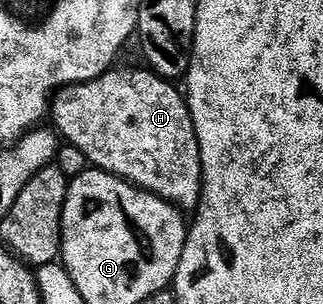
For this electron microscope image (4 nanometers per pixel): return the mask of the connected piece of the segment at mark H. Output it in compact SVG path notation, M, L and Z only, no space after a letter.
M148 71L141 76L112 74L87 86L67 89L60 108L60 132L92 163L89 165L93 169L126 178L136 176L136 180L145 180L159 190L160 172L164 176L201 172L200 143L181 89L179 92L172 85L175 83Z

